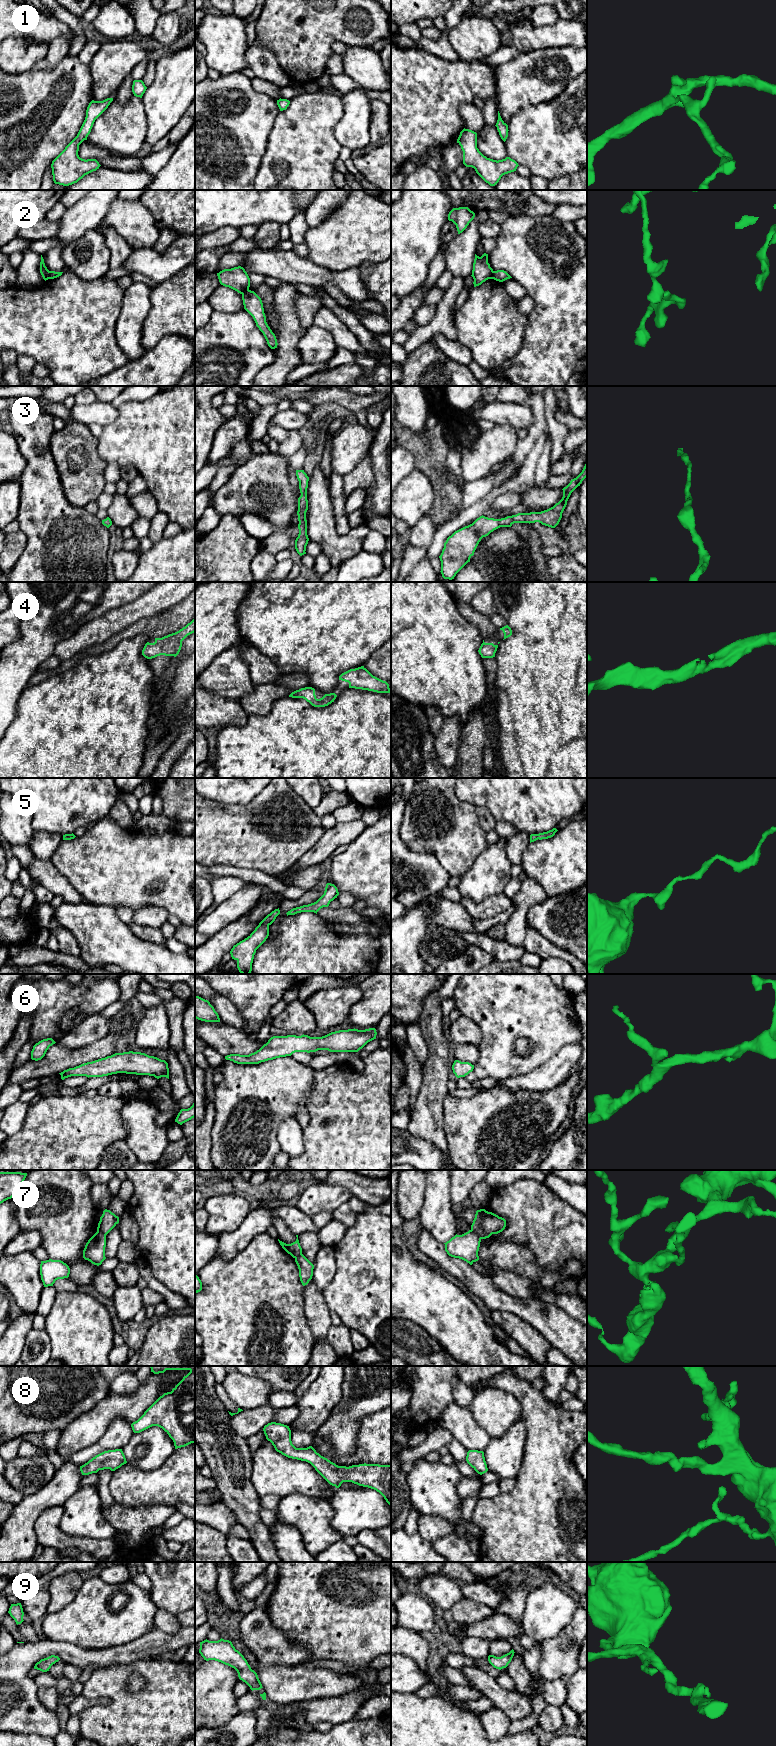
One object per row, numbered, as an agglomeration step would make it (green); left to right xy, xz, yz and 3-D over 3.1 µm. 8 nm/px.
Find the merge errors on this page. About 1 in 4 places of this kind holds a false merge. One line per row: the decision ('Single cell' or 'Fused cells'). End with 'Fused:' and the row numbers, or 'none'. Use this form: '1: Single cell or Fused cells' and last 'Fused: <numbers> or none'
1: Single cell
2: Fused cells
3: Single cell
4: Single cell
5: Single cell
6: Single cell
7: Fused cells
8: Single cell
9: Single cell
Fused: 2, 7

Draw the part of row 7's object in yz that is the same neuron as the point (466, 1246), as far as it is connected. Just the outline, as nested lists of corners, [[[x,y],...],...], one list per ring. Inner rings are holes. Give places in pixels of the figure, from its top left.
[[[471,1229],[462,1235],[455,1235],[445,1244],[445,1251],[454,1258],[459,1258],[470,1265],[479,1260],[478,1251],[481,1238]]]

